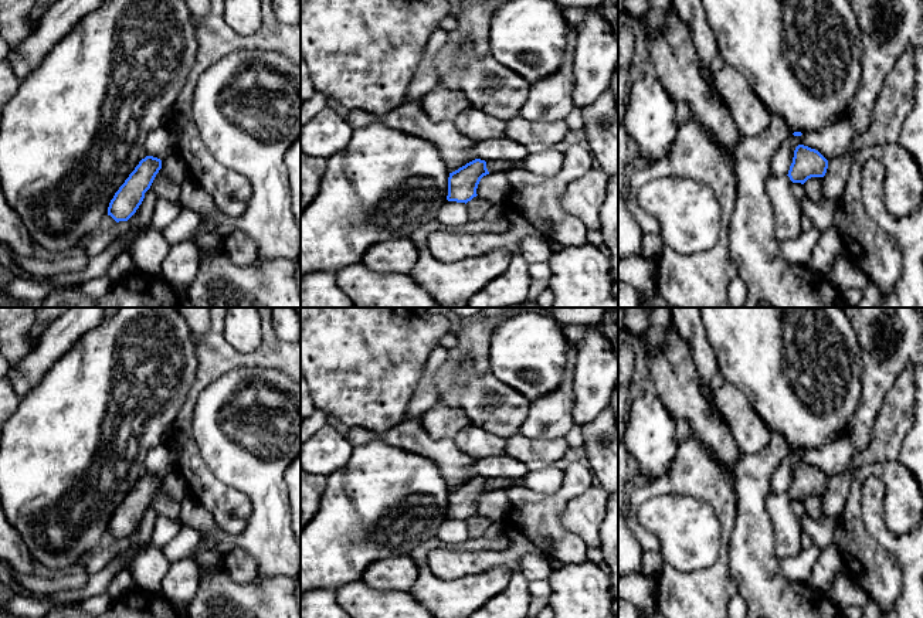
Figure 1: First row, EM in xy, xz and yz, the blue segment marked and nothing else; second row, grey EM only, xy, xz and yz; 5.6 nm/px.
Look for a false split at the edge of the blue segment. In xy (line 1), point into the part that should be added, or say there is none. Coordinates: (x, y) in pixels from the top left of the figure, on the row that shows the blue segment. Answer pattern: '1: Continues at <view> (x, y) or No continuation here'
1: No continuation here

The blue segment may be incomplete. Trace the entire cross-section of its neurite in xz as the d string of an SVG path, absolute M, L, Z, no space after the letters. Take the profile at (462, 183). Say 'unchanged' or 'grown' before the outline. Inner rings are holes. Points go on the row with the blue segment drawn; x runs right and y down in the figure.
unchanged | M475 159L448 177L448 201L468 203L476 197L476 189L483 176L489 174L486 162Z

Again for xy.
unchanged | M153 156L142 159L115 193L108 207L108 215L116 223L128 221L142 204L145 193L150 189L160 169L160 159Z

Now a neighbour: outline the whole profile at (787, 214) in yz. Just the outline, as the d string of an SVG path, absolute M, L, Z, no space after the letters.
M768 176L767 193L774 213L774 237L778 242L795 240L802 232L802 211L785 176Z

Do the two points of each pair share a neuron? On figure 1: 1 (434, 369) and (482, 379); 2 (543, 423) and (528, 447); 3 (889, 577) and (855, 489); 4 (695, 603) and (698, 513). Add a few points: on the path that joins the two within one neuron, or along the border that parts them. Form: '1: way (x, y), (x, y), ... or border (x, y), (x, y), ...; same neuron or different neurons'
1: border (448, 349), (447, 366), (435, 379), (438, 403); different neurons
2: border (521, 433), (533, 438), (565, 438); different neurons
3: way (868, 556), (852, 540), (852, 510); same neuron
4: border (720, 546), (702, 569), (678, 571), (665, 563); different neurons

